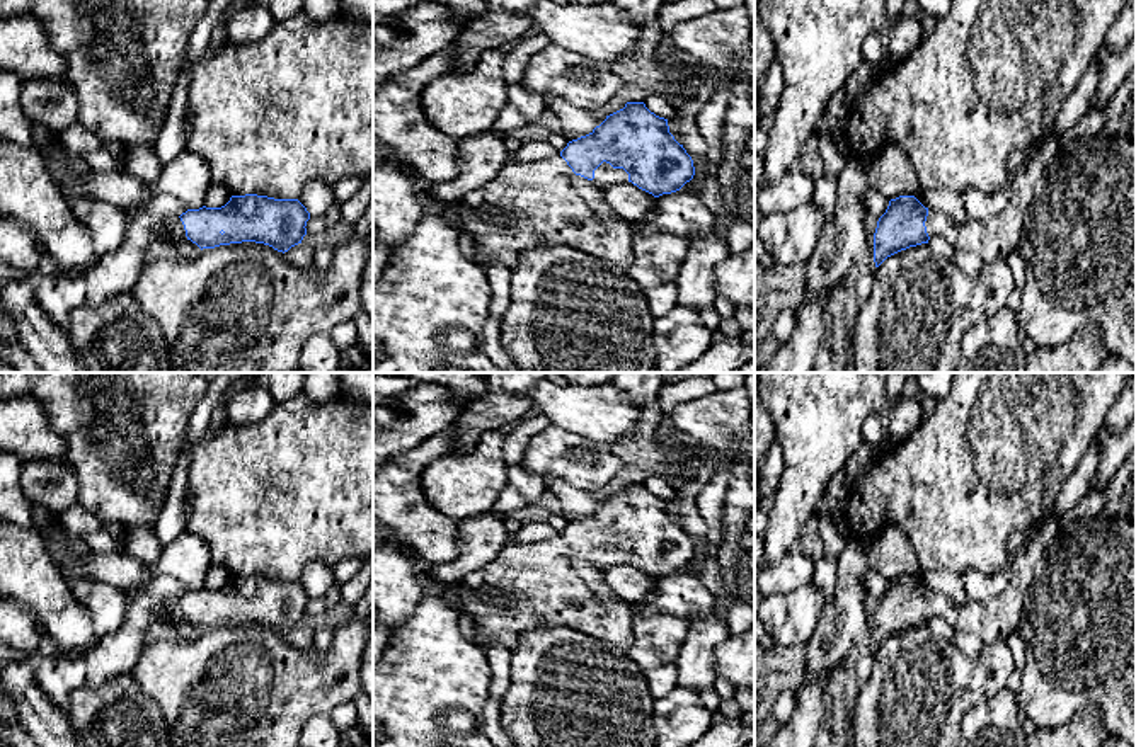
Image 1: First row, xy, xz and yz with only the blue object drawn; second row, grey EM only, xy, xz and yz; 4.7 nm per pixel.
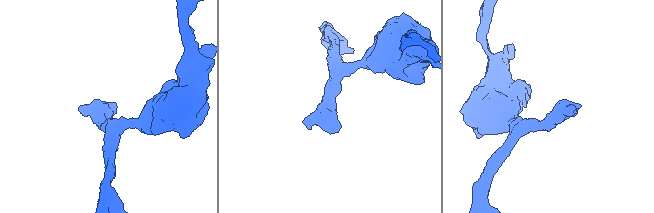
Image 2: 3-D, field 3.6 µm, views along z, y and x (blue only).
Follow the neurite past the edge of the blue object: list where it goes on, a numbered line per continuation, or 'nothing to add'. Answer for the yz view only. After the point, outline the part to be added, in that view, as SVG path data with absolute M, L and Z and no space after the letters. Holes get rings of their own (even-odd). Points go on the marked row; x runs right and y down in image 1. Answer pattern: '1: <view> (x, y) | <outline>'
1: yz (997, 237) | M1064 133L1041 143L1041 150L1027 160L1013 179L1007 206L984 221L971 220L957 225L944 211L928 209L925 221L928 237L944 237L954 250L976 254L983 262L1001 260L1017 252L1025 220L1034 201L1034 185L1044 167L1058 155Z

